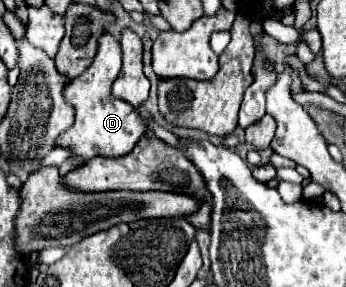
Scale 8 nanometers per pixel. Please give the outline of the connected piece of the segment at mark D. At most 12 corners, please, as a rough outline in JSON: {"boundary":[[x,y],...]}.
{"boundary":[[104,34],[94,64],[64,86],[76,120],[58,138],[78,164],[124,156],[140,114],[112,96],[120,44]]}

